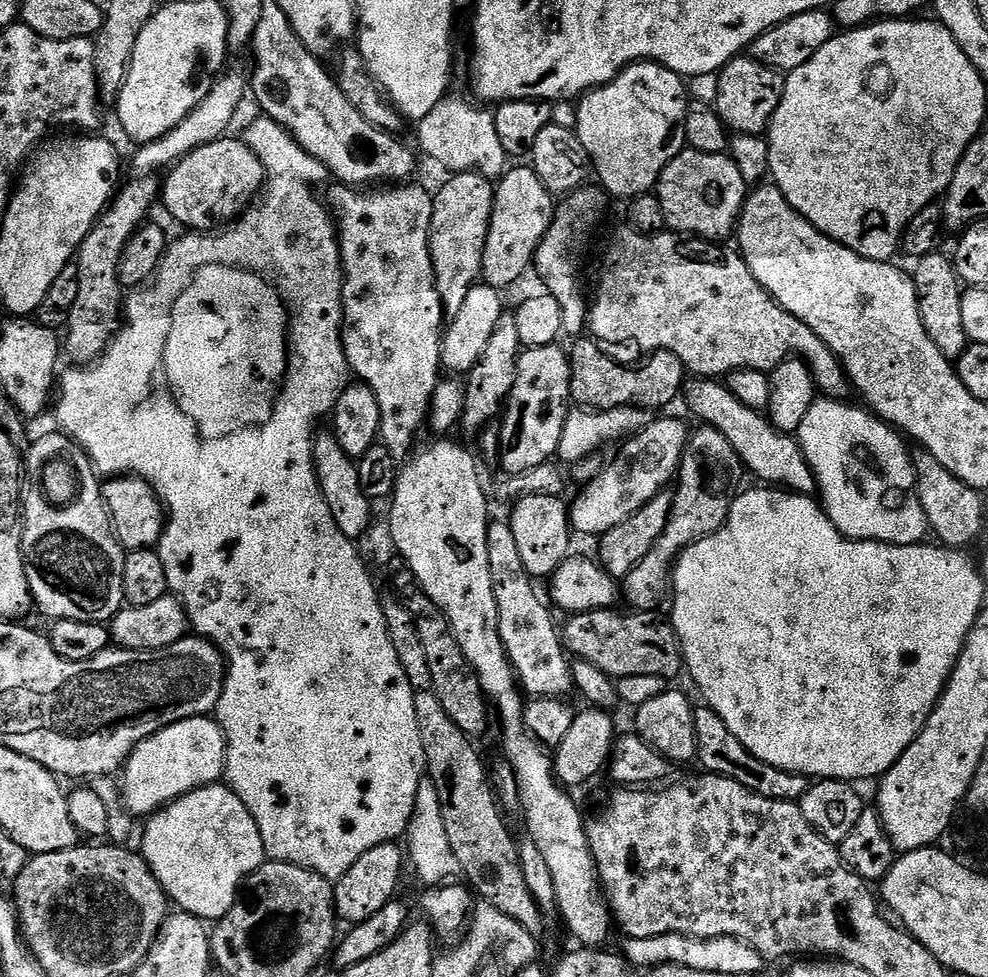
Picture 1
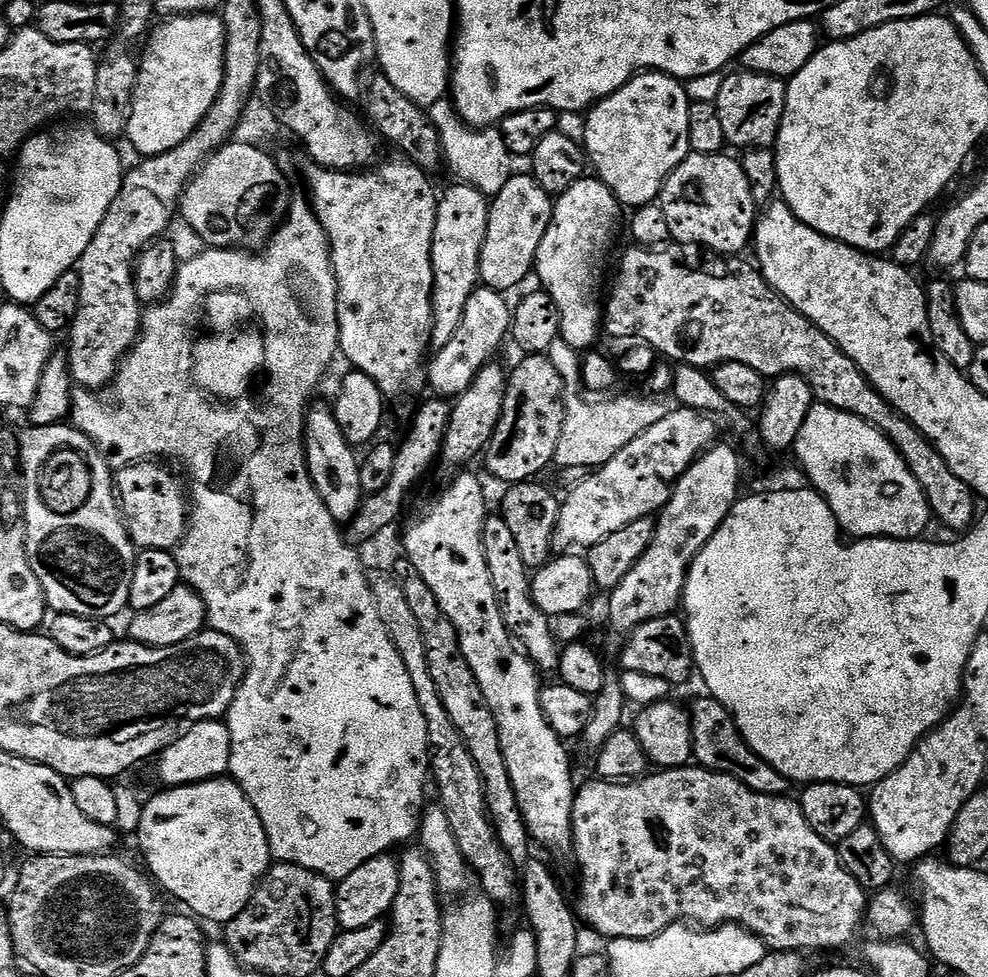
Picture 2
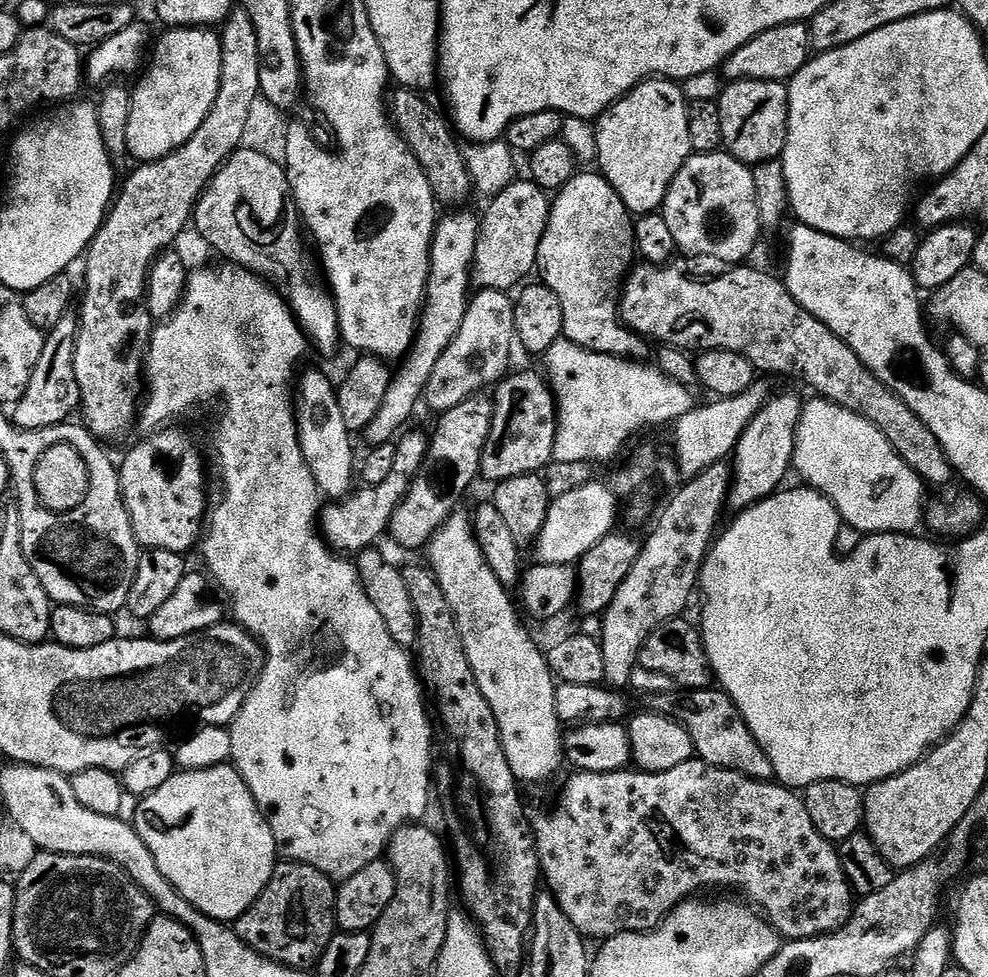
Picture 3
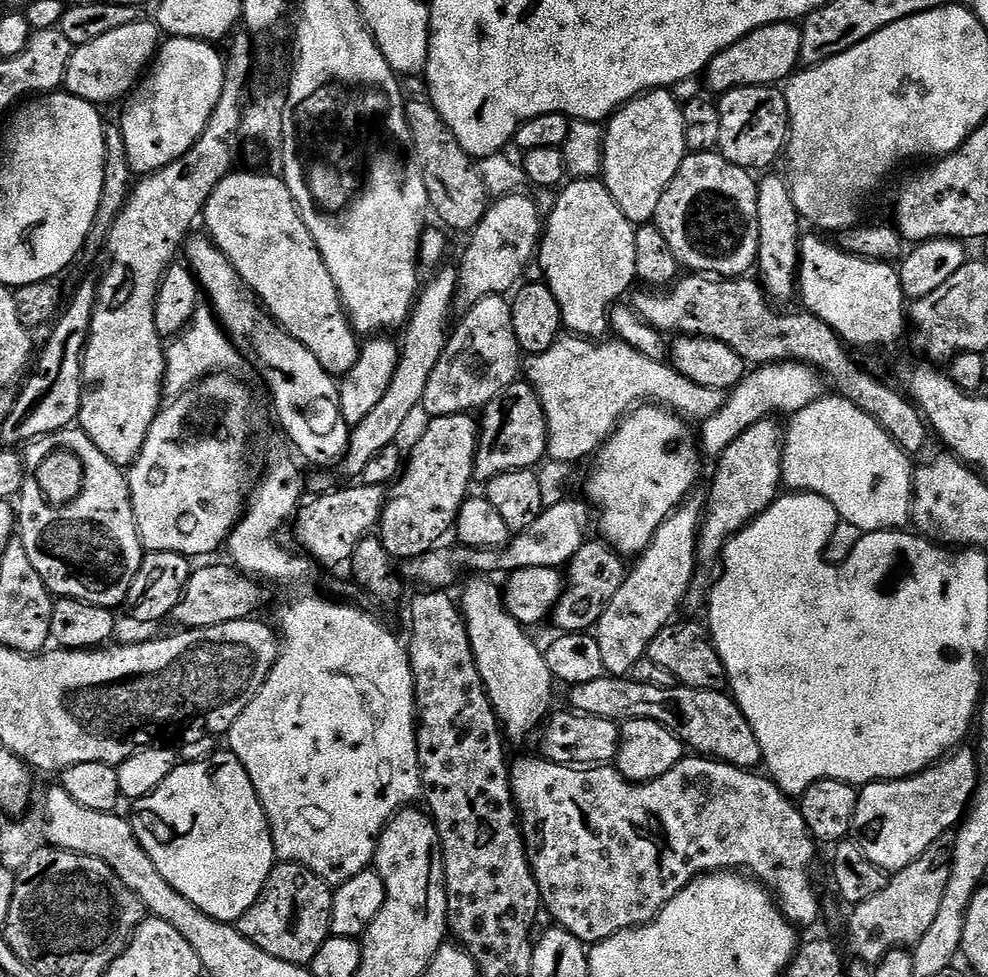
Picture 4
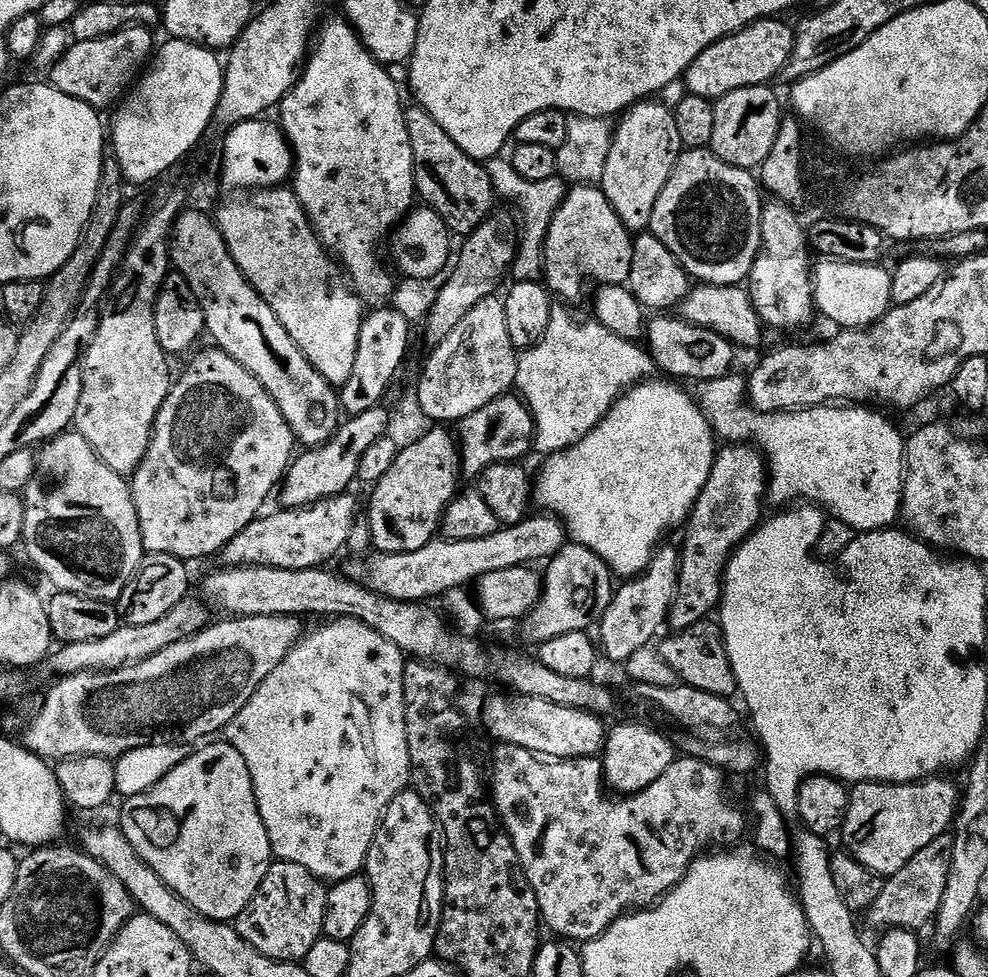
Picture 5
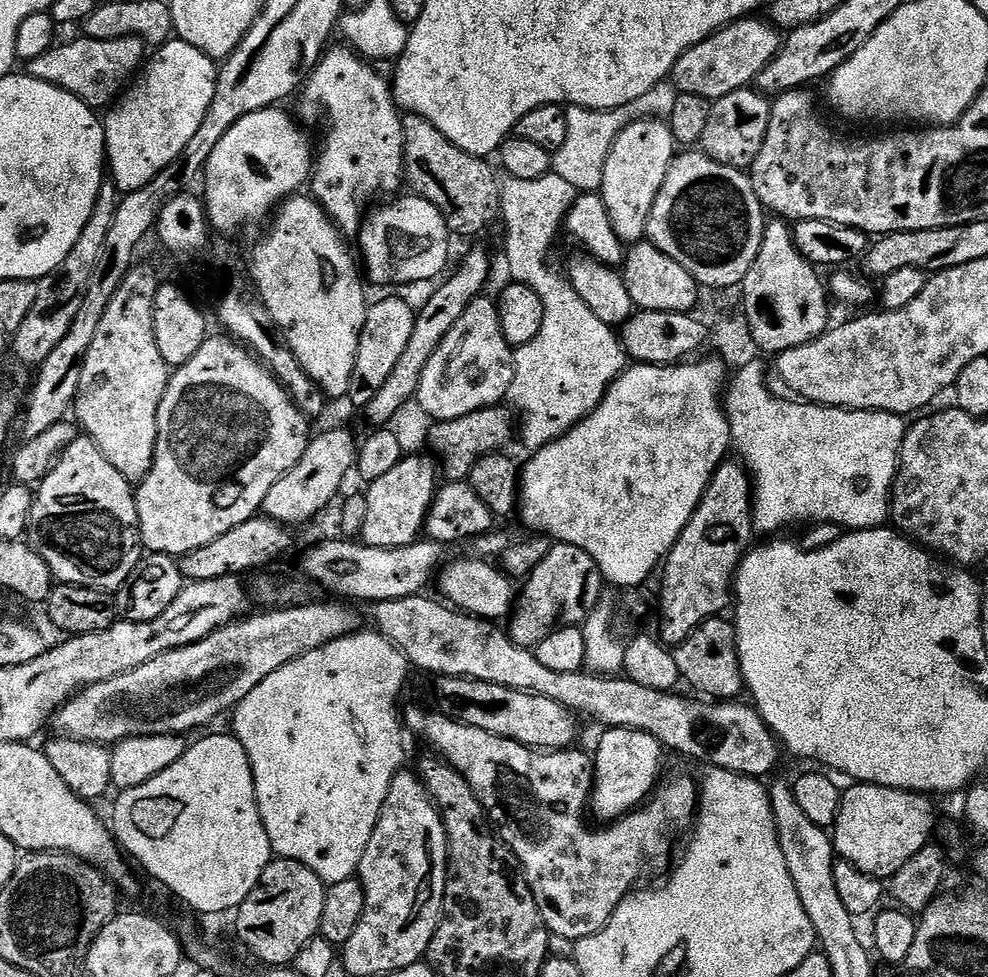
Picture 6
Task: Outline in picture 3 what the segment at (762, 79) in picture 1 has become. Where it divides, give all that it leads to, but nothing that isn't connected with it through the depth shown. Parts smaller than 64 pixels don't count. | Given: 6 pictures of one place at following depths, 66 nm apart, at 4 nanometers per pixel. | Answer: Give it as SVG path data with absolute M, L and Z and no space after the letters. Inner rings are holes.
M734 80L721 91L722 148L735 160L755 166L775 160L786 146L788 84L779 80Z

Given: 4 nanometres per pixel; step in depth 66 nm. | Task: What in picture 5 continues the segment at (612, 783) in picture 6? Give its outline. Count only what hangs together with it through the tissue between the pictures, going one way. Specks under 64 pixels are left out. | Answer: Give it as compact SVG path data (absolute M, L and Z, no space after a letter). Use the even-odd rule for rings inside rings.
M620 724L607 733L602 753L605 785L613 793L635 796L646 790L678 759L678 748L671 744L662 733L648 724ZM613 788L613 789L612 789ZM616 791L616 792L615 792Z

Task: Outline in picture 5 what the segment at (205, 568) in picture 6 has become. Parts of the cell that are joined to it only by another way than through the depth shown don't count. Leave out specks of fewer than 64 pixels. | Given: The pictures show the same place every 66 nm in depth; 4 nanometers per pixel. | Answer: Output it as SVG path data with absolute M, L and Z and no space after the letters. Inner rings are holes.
M352 494L343 496L331 496L325 500L319 500L309 508L284 508L273 516L261 515L252 520L246 530L242 530L225 548L218 553L218 560L226 568L281 568L282 570L306 570L307 568L322 568L335 558L339 552L343 553L350 537L351 527L358 515L356 500Z

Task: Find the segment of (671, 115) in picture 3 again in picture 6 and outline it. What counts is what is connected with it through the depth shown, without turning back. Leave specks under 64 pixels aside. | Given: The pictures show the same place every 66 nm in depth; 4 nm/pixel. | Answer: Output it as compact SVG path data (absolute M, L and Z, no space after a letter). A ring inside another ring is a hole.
M660 118L649 119L633 119L618 134L612 152L606 158L604 180L598 191L610 214L614 234L624 246L639 244L647 237L650 212L654 210L654 202L678 152L670 125Z

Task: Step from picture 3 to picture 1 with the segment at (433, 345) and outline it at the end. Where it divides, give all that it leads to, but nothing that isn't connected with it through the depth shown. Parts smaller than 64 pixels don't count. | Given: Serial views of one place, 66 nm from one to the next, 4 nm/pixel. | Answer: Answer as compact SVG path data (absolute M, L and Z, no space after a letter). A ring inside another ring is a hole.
M458 172L447 179L432 201L430 250L436 289L444 303L444 315L453 318L462 310L466 294L470 294L472 287L481 279L482 258L492 226L496 190L493 181L478 172Z

